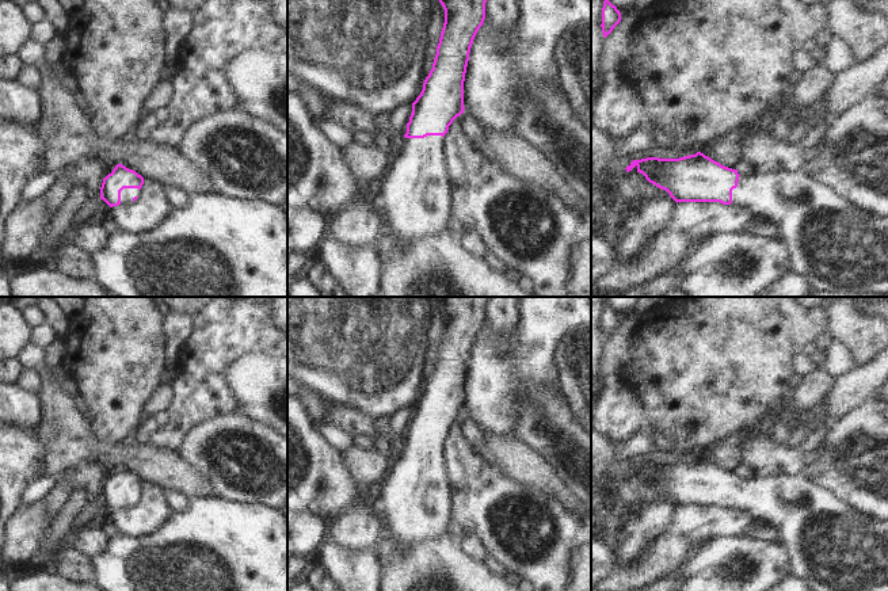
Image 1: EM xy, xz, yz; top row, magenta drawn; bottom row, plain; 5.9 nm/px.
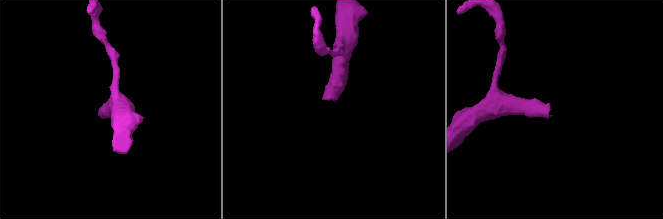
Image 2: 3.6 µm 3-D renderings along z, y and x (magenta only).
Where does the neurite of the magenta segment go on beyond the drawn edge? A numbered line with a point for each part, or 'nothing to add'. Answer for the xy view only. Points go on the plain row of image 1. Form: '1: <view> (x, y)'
1: xy (126, 498).

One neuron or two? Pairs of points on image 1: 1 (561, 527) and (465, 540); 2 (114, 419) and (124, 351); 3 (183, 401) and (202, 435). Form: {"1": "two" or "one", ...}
{"1": "two", "2": "one", "3": "two"}

